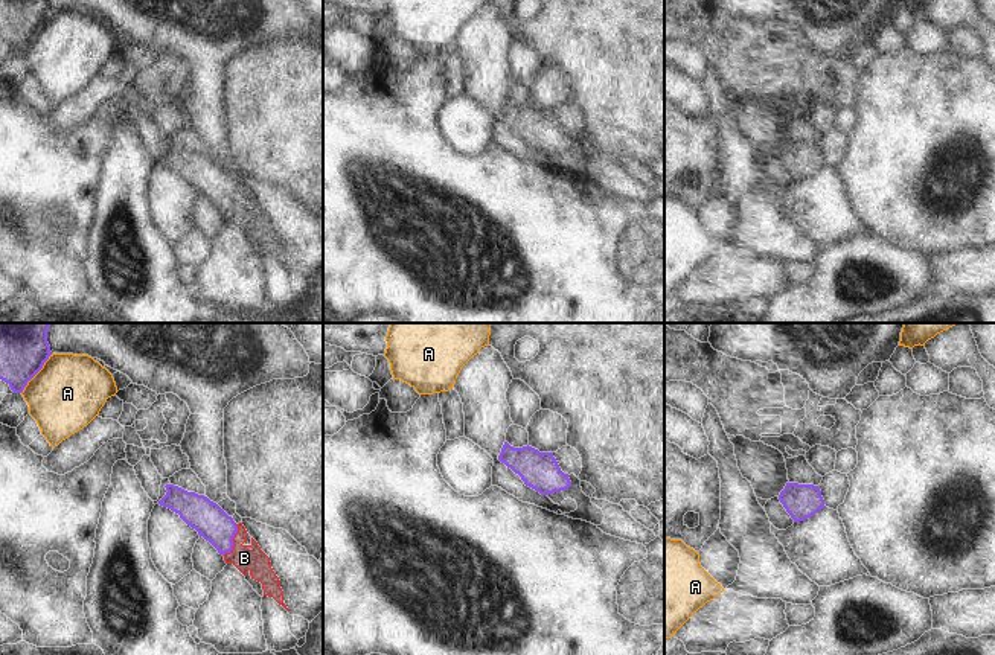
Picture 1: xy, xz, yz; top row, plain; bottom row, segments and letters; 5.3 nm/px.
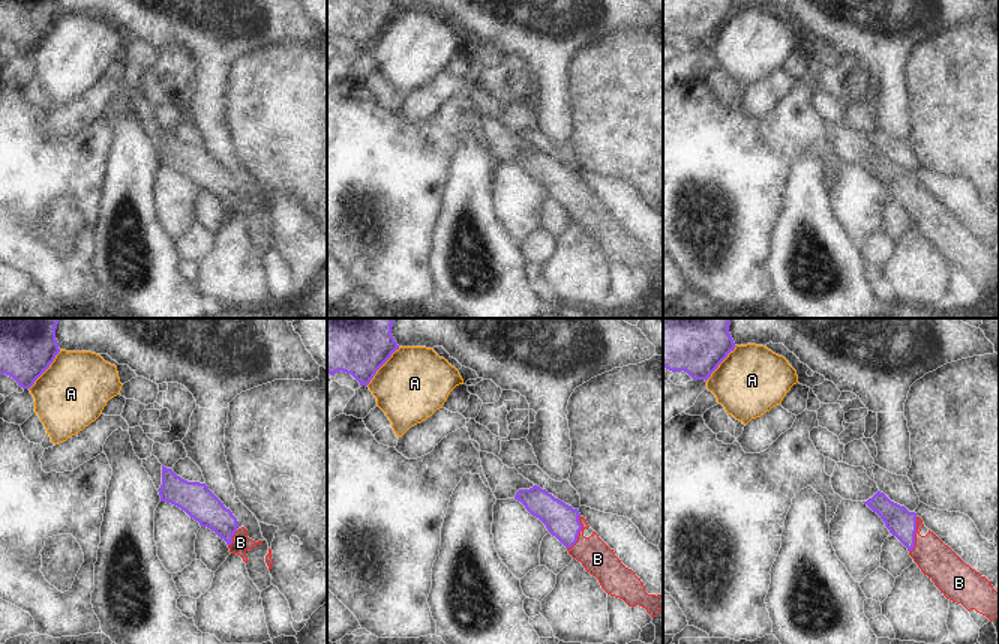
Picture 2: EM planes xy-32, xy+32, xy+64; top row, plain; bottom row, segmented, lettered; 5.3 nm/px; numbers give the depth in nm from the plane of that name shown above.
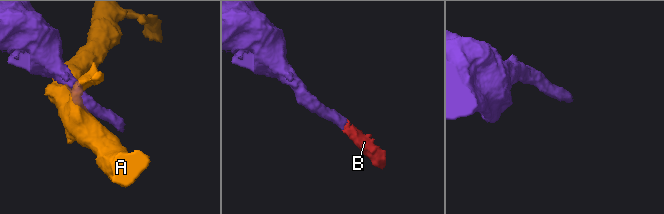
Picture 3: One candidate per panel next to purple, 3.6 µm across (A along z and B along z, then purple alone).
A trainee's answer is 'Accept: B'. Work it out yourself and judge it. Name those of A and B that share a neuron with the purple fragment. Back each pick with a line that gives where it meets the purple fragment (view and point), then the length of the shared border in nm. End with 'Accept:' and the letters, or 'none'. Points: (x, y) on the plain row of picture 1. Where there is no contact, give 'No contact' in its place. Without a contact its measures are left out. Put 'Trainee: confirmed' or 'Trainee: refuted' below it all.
B: Touches purple at xy (232, 200). Shared border 180 nm
Accept: B
Trainee: confirmed

